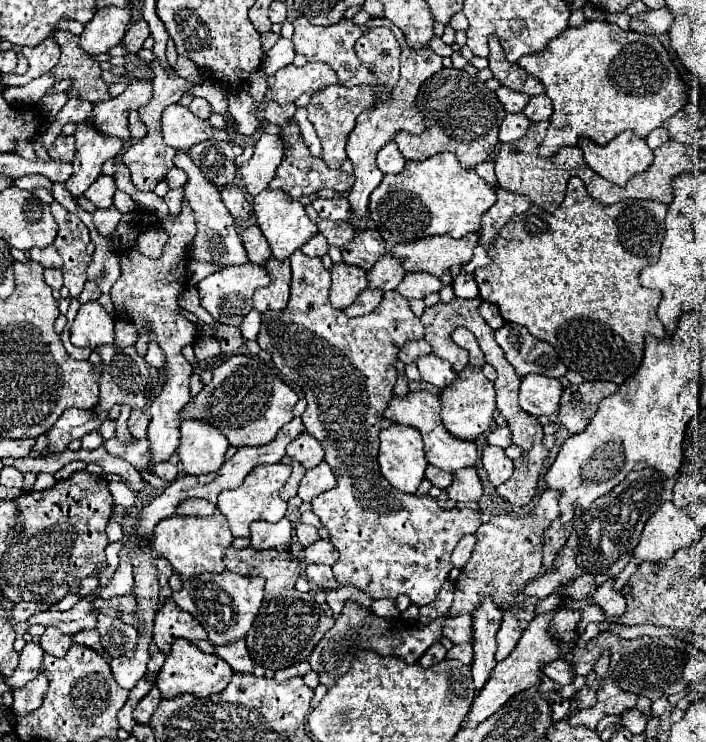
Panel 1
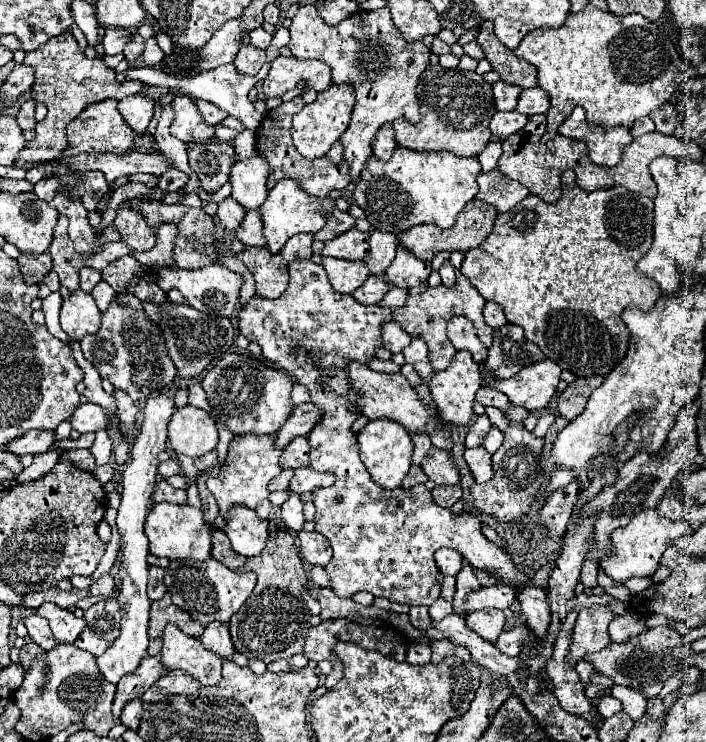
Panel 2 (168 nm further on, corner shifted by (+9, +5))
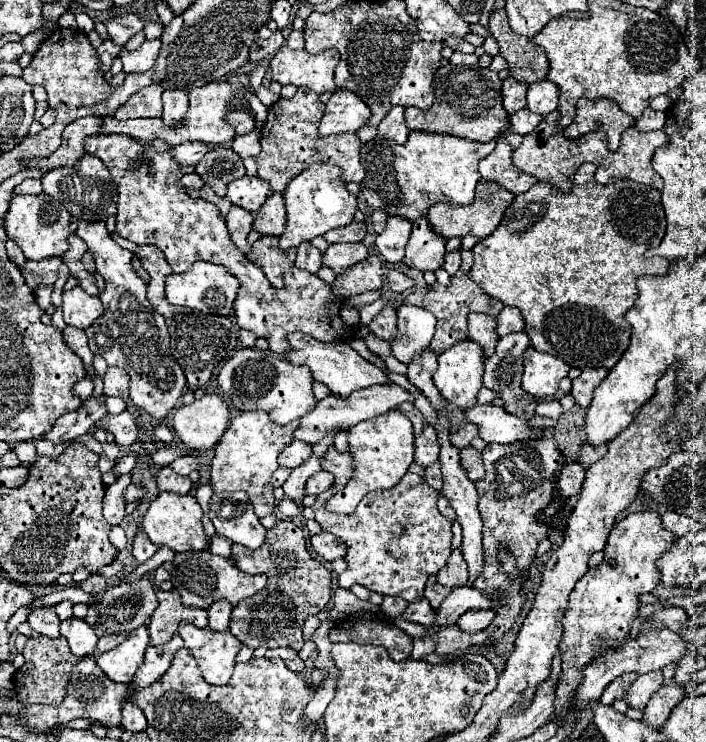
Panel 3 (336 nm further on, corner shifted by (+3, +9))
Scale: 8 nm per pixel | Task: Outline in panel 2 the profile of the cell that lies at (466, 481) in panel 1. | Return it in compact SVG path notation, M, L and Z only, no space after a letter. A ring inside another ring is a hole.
M432 447L432 453L428 453L428 459L424 459L420 467L428 475L428 479L434 481L436 485L458 485L460 483L460 471L452 469L450 457L436 447Z

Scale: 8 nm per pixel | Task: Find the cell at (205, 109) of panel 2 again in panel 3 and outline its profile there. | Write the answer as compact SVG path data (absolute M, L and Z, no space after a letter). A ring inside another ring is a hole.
M230 111L226 115L226 121L230 125L236 125L236 133L242 135L242 133L248 133L254 129L254 117L250 113L244 113L244 111Z

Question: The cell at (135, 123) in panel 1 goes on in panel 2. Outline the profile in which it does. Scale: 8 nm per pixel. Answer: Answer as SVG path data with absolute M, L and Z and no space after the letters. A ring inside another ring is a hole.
M144 93L126 97L118 101L118 111L124 117L124 121L132 127L132 131L142 133L146 131L152 115L154 115L154 99L150 99Z

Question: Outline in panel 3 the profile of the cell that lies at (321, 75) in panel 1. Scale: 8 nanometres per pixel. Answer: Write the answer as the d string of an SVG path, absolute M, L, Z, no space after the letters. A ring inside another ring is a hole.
M280 47L280 51L270 61L272 81L280 85L296 85L312 89L314 93L334 93L334 69L338 65L338 51L328 49L320 55L310 55L304 49L292 51L288 47Z

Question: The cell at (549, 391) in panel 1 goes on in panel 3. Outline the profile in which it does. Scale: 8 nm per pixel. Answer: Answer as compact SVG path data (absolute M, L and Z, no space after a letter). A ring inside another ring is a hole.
M534 347L526 349L524 355L524 375L522 375L522 389L536 397L538 401L552 399L558 391L560 379L568 375L570 367L548 353L540 353Z

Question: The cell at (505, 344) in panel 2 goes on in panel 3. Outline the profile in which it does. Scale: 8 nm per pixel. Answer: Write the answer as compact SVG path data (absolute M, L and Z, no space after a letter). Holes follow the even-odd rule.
M524 331L500 337L494 355L490 359L486 359L486 369L484 369L484 387L490 387L492 391L496 391L498 397L504 399L504 403L506 403L504 409L510 415L516 415L520 419L532 419L534 417L534 409L536 409L536 399L520 387L522 365L524 365L524 351L528 347L530 347L530 339L528 339L528 335Z

